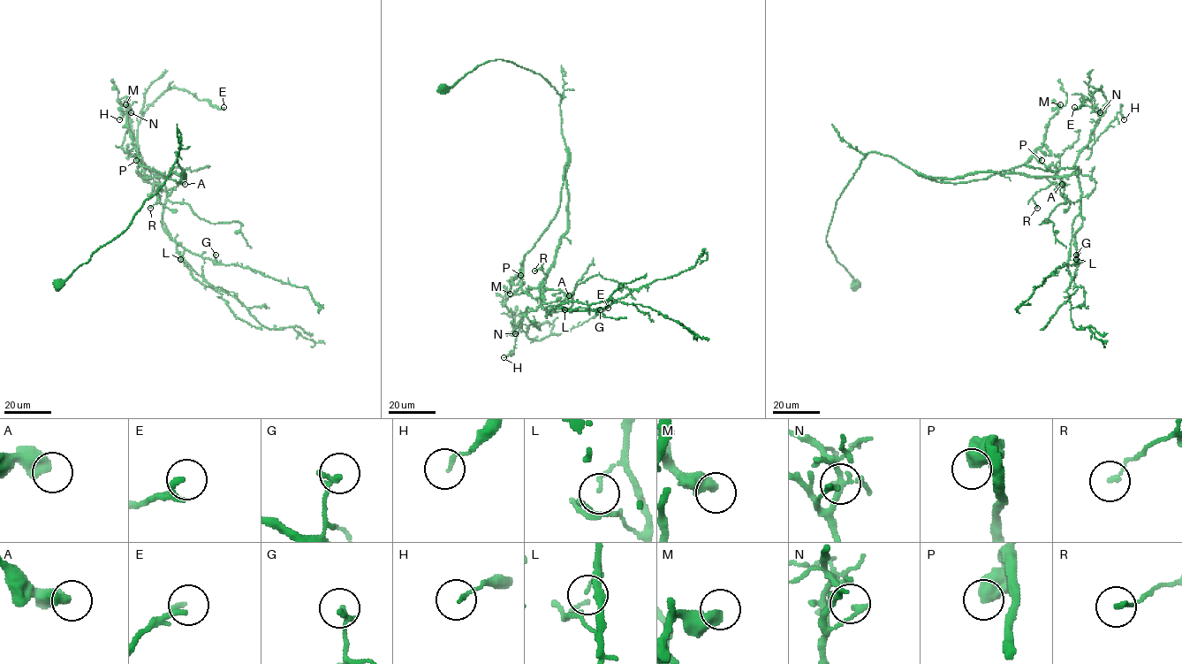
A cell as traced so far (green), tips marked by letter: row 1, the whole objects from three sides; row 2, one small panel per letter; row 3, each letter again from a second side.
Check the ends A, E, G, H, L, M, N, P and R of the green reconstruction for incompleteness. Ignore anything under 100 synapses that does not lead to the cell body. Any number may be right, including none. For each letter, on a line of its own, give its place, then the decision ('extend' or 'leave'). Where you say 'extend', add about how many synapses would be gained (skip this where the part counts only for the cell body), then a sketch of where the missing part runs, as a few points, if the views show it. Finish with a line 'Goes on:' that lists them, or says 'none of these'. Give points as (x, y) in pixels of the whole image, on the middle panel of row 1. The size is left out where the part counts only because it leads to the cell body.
A: place (569, 295); leave
E: place (608, 308); leave
G: place (600, 309); leave
H: place (503, 357); leave
L: place (564, 309); leave
M: place (510, 293); leave
N: place (515, 333); leave
P: place (520, 275); leave
R: place (534, 270); leave
Goes on: none of these

